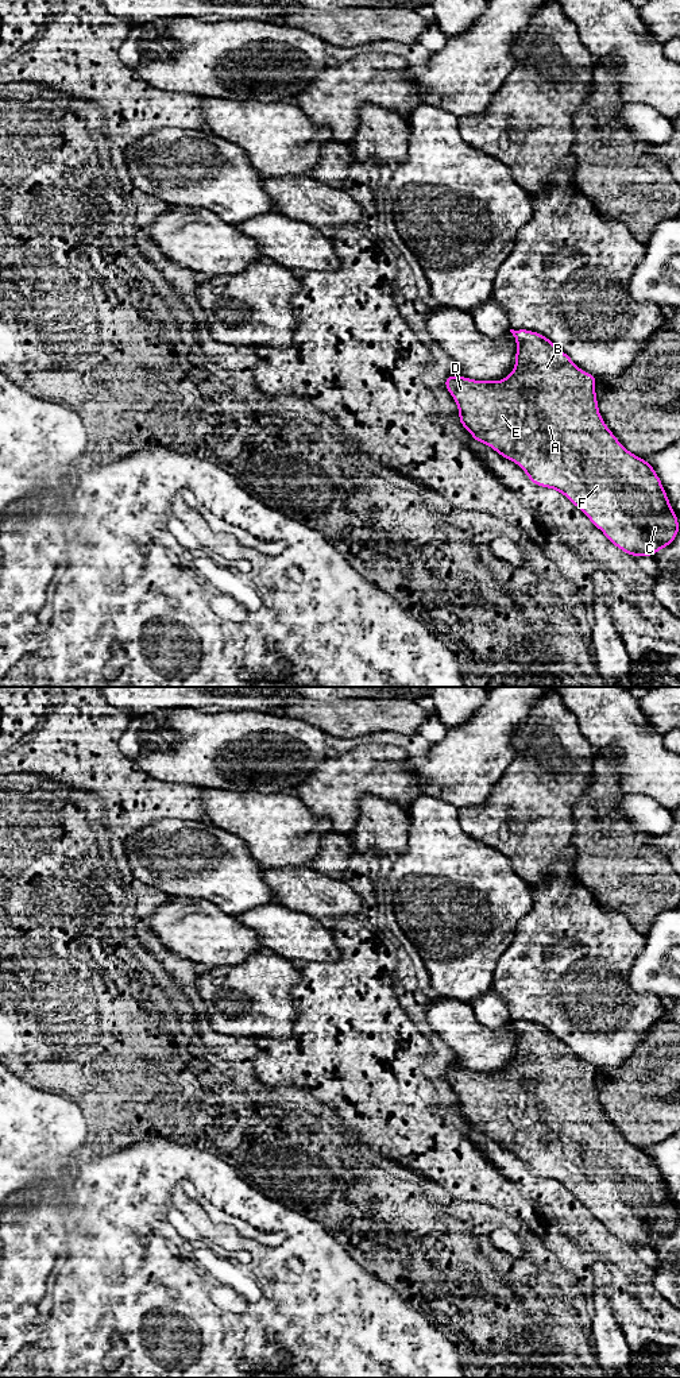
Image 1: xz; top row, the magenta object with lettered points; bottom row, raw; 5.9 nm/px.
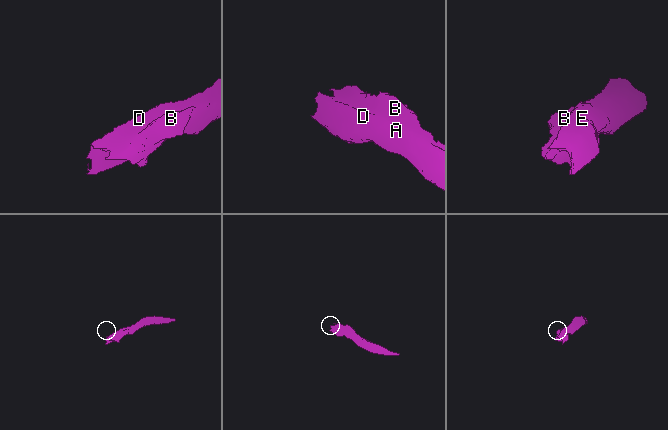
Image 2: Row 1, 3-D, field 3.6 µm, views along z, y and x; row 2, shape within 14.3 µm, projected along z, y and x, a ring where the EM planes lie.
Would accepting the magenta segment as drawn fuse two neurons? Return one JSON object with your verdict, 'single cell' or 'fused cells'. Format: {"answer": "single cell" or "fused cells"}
{"answer": "single cell"}

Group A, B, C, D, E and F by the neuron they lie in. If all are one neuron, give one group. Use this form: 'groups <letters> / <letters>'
groups A B C D E F

